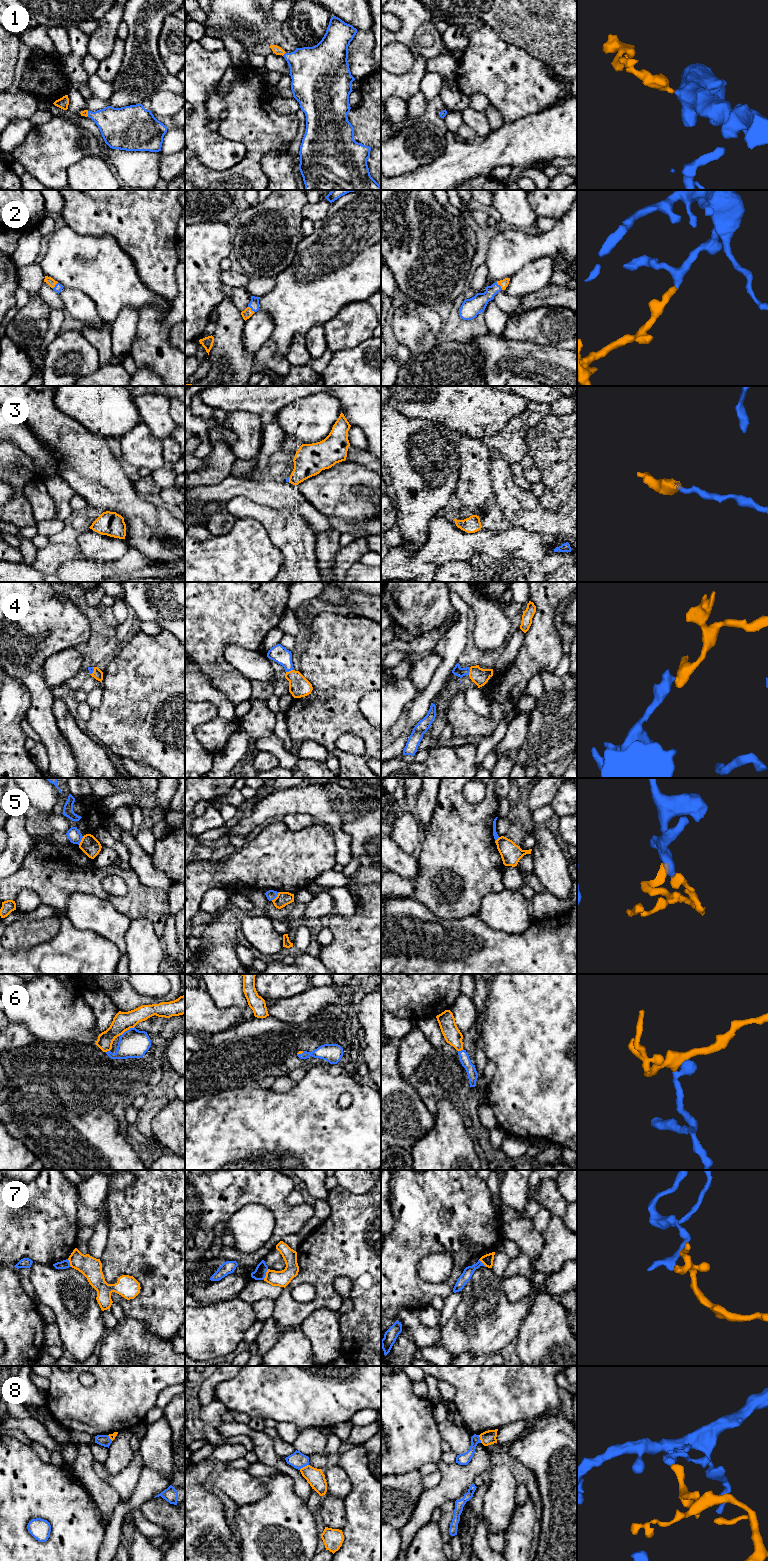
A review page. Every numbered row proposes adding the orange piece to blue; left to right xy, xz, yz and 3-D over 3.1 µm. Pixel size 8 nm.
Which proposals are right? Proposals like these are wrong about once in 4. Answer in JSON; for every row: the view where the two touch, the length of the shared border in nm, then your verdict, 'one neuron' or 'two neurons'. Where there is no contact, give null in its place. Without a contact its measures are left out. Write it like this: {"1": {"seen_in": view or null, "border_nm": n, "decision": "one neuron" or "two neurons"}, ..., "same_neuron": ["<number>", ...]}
{"1": {"seen_in": "xz", "border_nm": 40, "decision": "one neuron"}, "2": {"seen_in": "yz", "border_nm": 80, "decision": "one neuron"}, "3": {"seen_in": "xz", "border_nm": 50, "decision": "one neuron"}, "4": {"seen_in": "yz", "border_nm": 70, "decision": "one neuron"}, "5": {"seen_in": "xz", "border_nm": 100, "decision": "two neurons"}, "6": {"seen_in": "xy", "border_nm": 130, "decision": "one neuron"}, "7": {"seen_in": "xz", "border_nm": 100, "decision": "two neurons"}, "8": {"seen_in": "xz", "border_nm": 90, "decision": "two neurons"}, "same_neuron": ["1", "2", "3", "4", "6"]}

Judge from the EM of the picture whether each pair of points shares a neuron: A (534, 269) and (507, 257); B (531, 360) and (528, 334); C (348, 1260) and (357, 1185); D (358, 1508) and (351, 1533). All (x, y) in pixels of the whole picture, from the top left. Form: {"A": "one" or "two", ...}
{"A": "two", "B": "two", "C": "two", "D": "one"}

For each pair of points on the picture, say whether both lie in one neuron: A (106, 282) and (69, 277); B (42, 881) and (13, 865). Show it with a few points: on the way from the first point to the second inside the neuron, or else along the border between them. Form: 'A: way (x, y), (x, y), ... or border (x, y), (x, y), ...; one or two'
A: way (97, 275), (78, 275); one
B: border (32, 849), (25, 857), (21, 866), (10, 875); two

